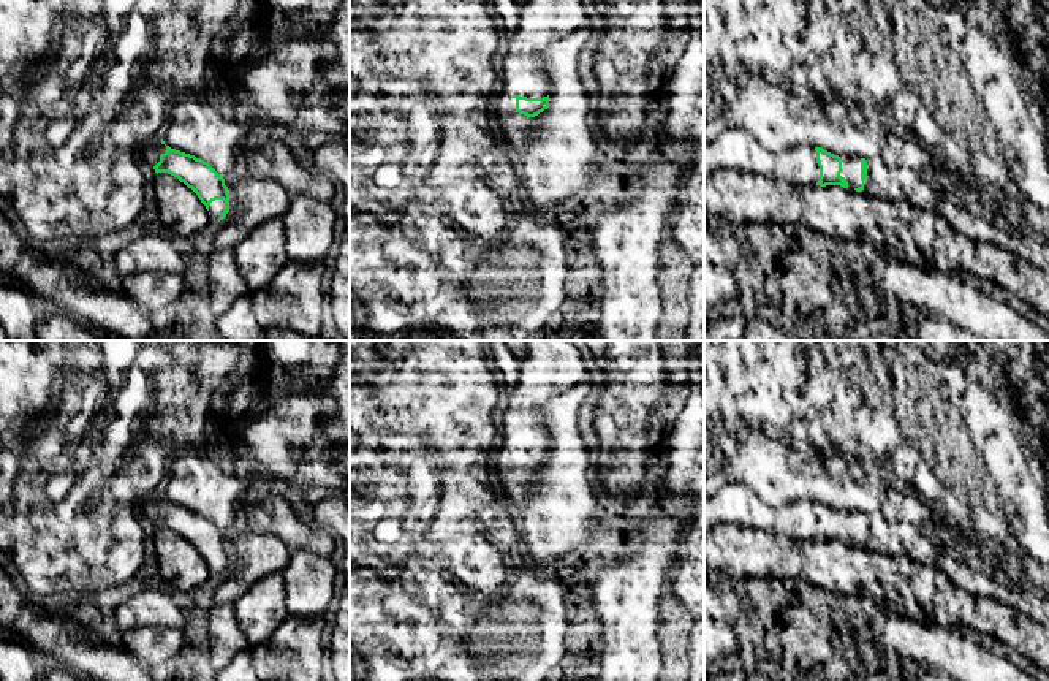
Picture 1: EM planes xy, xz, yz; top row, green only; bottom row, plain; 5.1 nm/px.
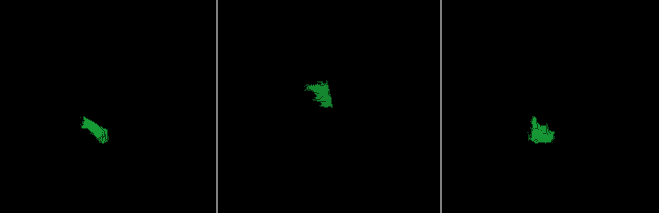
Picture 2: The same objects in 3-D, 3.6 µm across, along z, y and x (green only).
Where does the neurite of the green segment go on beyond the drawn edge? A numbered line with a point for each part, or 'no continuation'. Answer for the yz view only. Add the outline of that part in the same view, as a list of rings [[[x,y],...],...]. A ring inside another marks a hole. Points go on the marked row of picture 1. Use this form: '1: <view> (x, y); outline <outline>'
1: yz (734, 148); outline [[[739,127],[726,128],[712,143],[704,144],[704,177],[721,169],[764,176],[791,185],[820,181],[815,147],[801,144],[772,154]]]
2: yz (850, 165); outline [[[843,155],[842,158],[842,173],[840,176],[846,179],[848,188],[854,190],[861,187],[861,158]]]

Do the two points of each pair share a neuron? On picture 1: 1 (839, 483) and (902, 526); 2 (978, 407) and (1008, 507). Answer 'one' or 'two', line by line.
1: one
2: one

